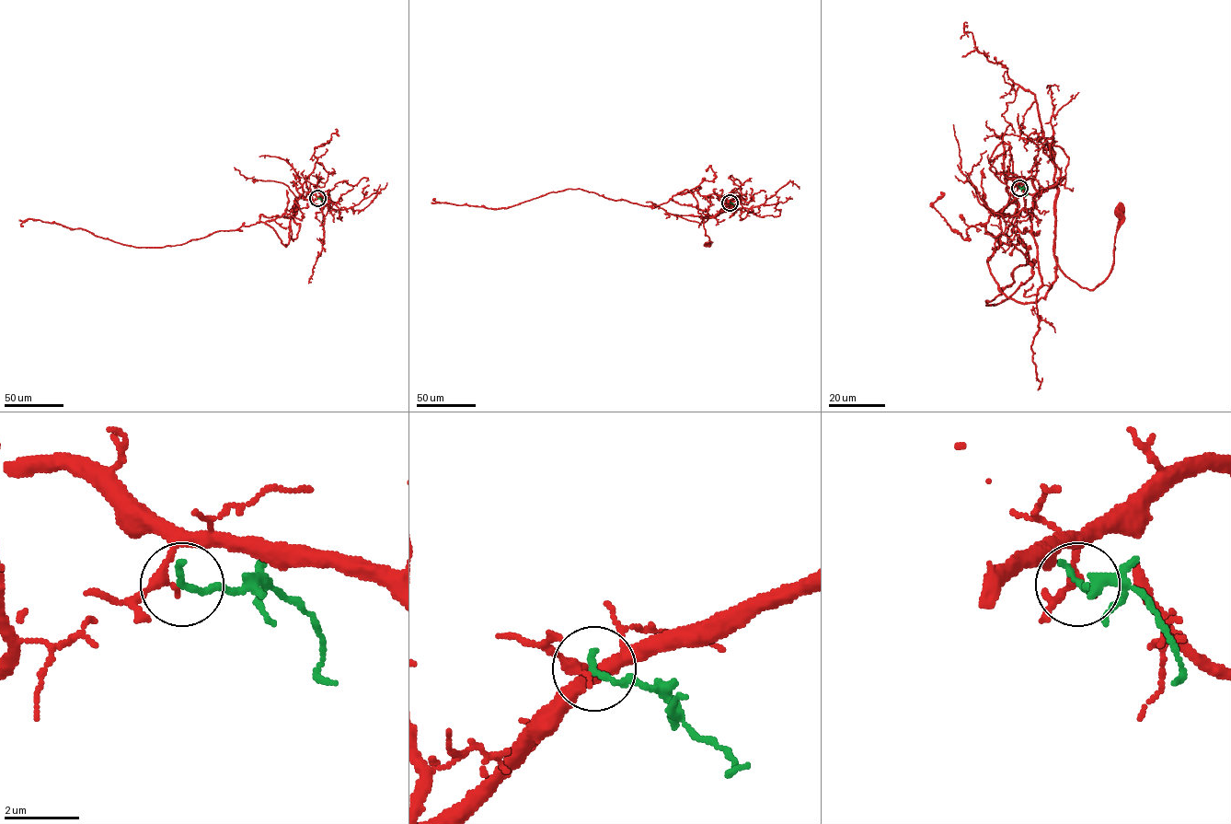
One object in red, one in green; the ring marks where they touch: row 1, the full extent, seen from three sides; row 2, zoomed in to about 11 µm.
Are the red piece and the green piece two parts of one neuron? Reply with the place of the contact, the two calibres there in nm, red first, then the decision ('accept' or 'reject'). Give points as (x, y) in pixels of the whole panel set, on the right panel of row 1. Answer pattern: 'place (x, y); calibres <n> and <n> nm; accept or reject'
place (1019, 188); calibres 200 and 200 nm; reject

